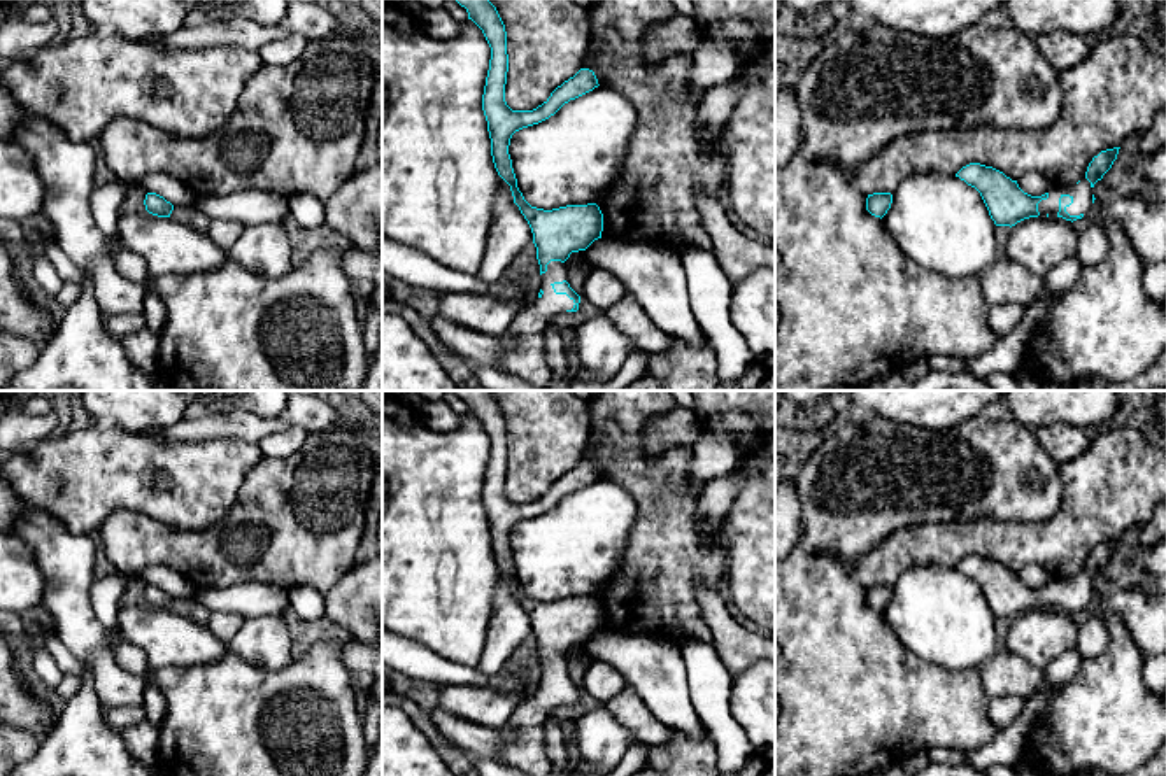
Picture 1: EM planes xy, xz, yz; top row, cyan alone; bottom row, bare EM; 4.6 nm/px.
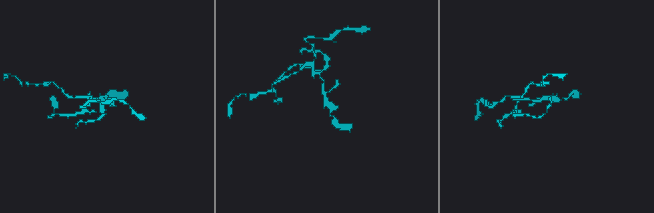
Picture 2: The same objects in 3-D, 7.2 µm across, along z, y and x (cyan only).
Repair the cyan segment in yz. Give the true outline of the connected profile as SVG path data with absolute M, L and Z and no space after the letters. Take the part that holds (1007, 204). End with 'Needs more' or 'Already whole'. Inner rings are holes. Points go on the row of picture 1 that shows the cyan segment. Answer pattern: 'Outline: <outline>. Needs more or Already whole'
Outline: M1120 147L1101 151L1087 166L1085 177L1075 186L1052 186L1042 196L1024 193L1017 180L1003 172L980 163L963 166L956 177L975 187L996 226L1015 226L1017 222L1038 217L1063 217L1077 221L1089 215L1094 194L1092 187L1112 168Z. Needs more

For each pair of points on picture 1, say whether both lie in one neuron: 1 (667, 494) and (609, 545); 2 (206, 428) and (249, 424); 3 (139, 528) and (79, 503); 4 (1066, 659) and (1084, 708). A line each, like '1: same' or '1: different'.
1: different
2: same
3: different
4: different

